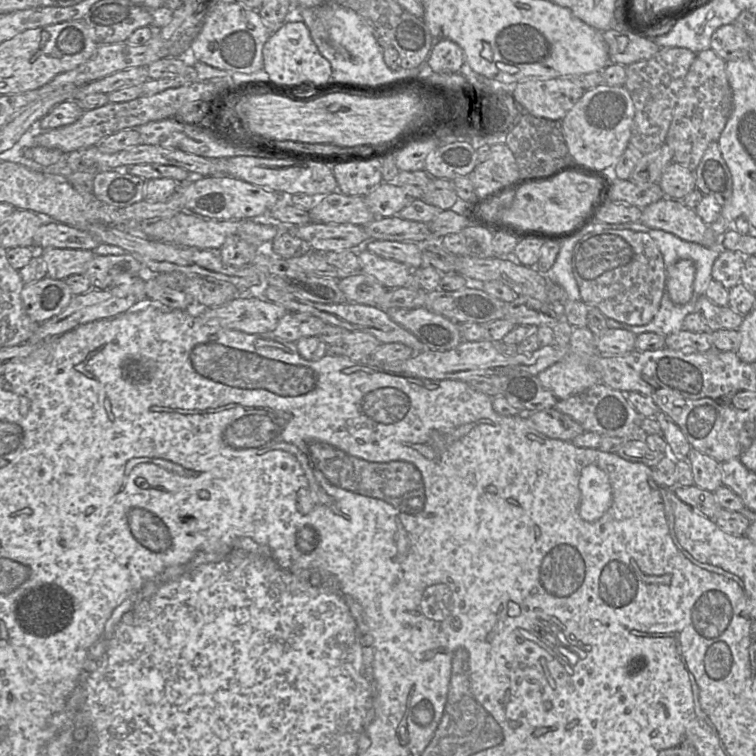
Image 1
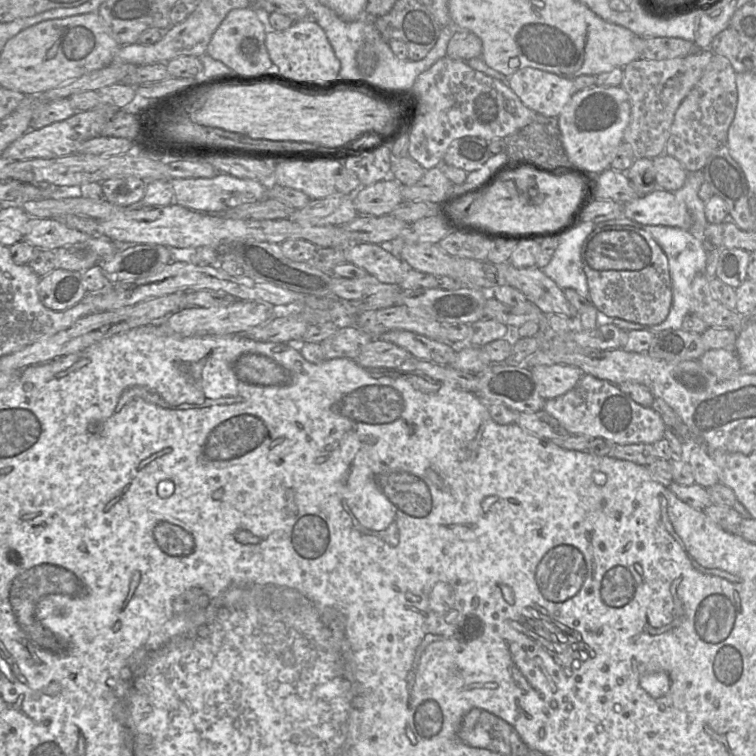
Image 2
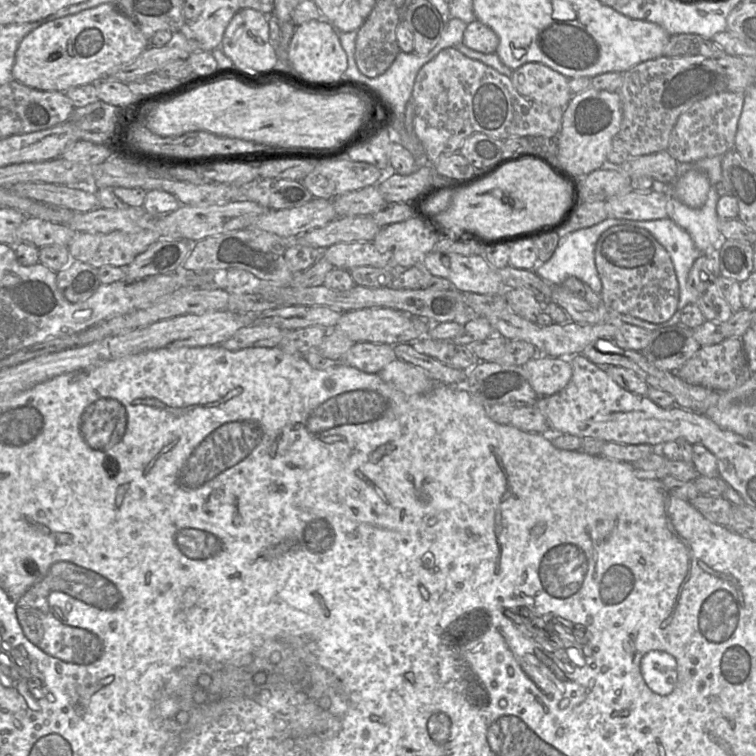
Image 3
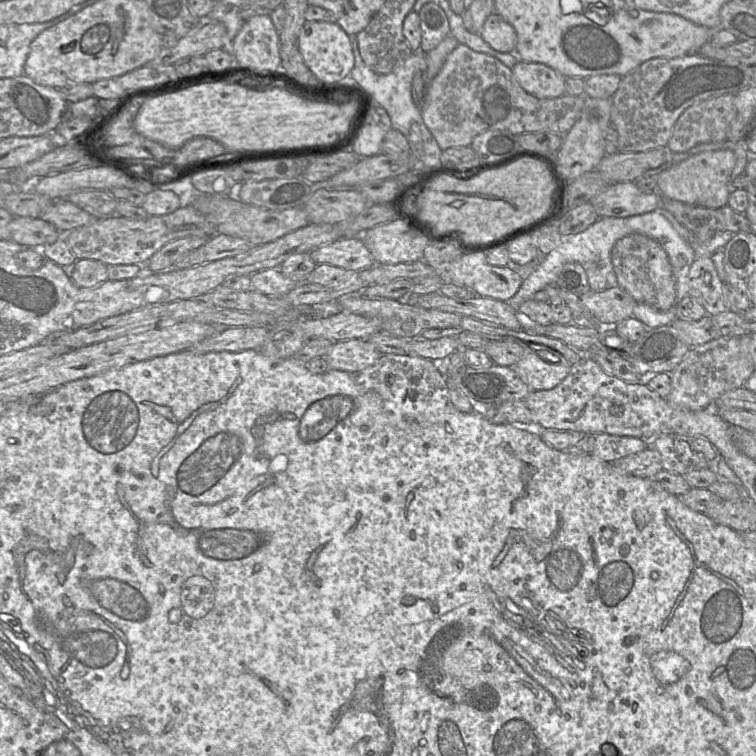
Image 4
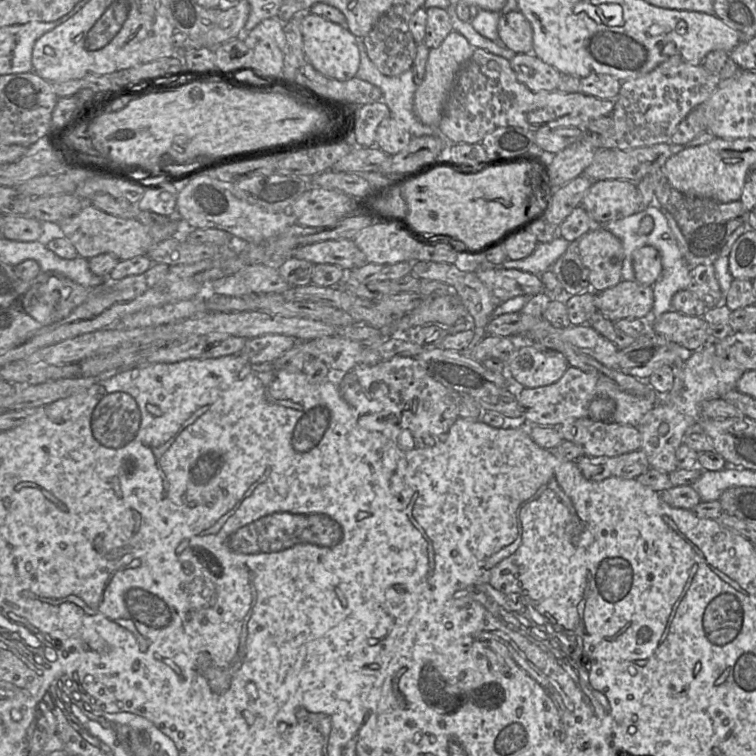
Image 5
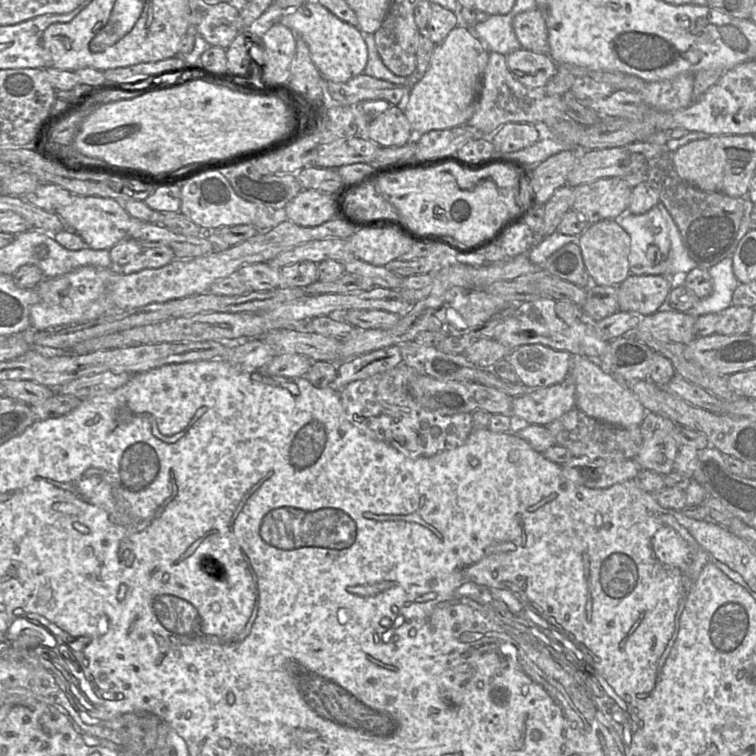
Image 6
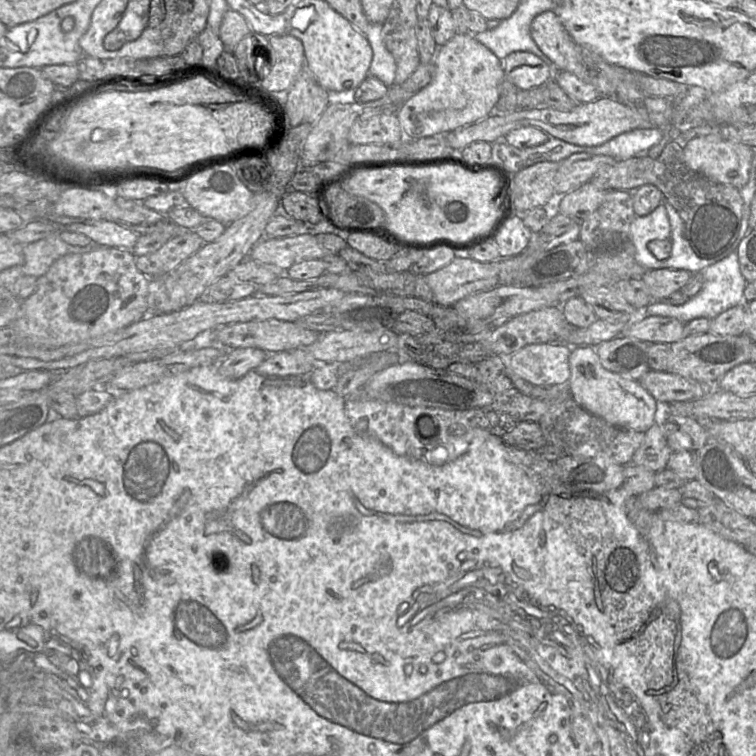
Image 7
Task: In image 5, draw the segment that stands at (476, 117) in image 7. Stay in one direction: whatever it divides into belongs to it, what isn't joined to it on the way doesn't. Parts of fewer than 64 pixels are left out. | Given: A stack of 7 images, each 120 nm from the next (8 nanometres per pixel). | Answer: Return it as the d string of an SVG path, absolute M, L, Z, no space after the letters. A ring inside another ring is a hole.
M454 30L437 48L430 49L425 76L416 88L413 102L414 112L423 124L438 126L455 77L460 68L471 58L474 49L462 34Z

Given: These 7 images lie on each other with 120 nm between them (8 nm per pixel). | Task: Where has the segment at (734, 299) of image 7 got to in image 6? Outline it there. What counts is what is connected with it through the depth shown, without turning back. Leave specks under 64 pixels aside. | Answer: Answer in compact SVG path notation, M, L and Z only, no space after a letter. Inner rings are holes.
M732 257L724 258L708 269L713 282L713 292L688 310L687 314L698 318L706 314L721 314L732 305L732 296L739 282L733 273Z

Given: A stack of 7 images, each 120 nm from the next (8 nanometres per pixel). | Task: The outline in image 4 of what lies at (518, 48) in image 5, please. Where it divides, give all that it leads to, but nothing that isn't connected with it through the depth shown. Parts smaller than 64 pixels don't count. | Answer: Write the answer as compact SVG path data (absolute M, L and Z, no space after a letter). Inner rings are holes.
M495 12L486 19L480 36L498 52L511 53L515 51L517 34L514 27Z

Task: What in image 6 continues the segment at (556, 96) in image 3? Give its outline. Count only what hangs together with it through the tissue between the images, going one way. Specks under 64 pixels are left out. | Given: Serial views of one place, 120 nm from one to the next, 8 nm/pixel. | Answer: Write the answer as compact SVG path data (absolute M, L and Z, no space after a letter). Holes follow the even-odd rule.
M524 48L509 53L506 64L512 75L528 88L543 88L558 71L549 54Z

